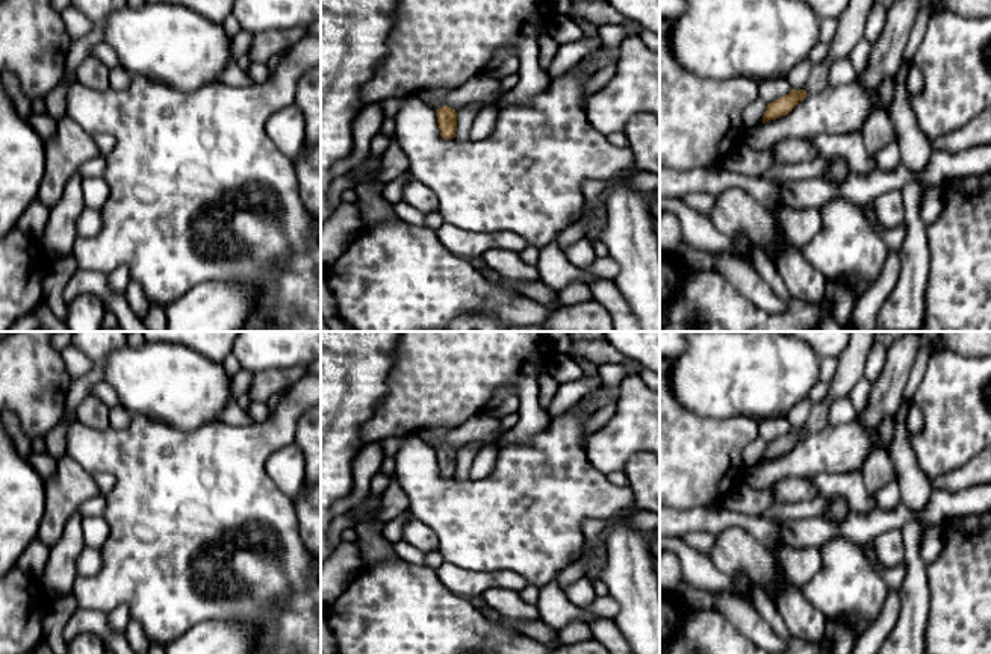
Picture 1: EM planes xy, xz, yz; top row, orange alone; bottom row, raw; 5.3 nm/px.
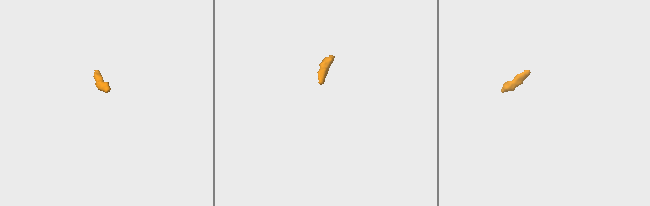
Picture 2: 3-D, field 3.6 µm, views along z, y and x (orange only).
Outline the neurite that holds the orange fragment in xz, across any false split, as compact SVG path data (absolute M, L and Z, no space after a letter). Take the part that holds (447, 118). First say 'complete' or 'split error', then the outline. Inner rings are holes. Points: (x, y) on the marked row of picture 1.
complete; M442 106L436 111L437 124L443 139L455 138L457 132L457 112L448 106Z

